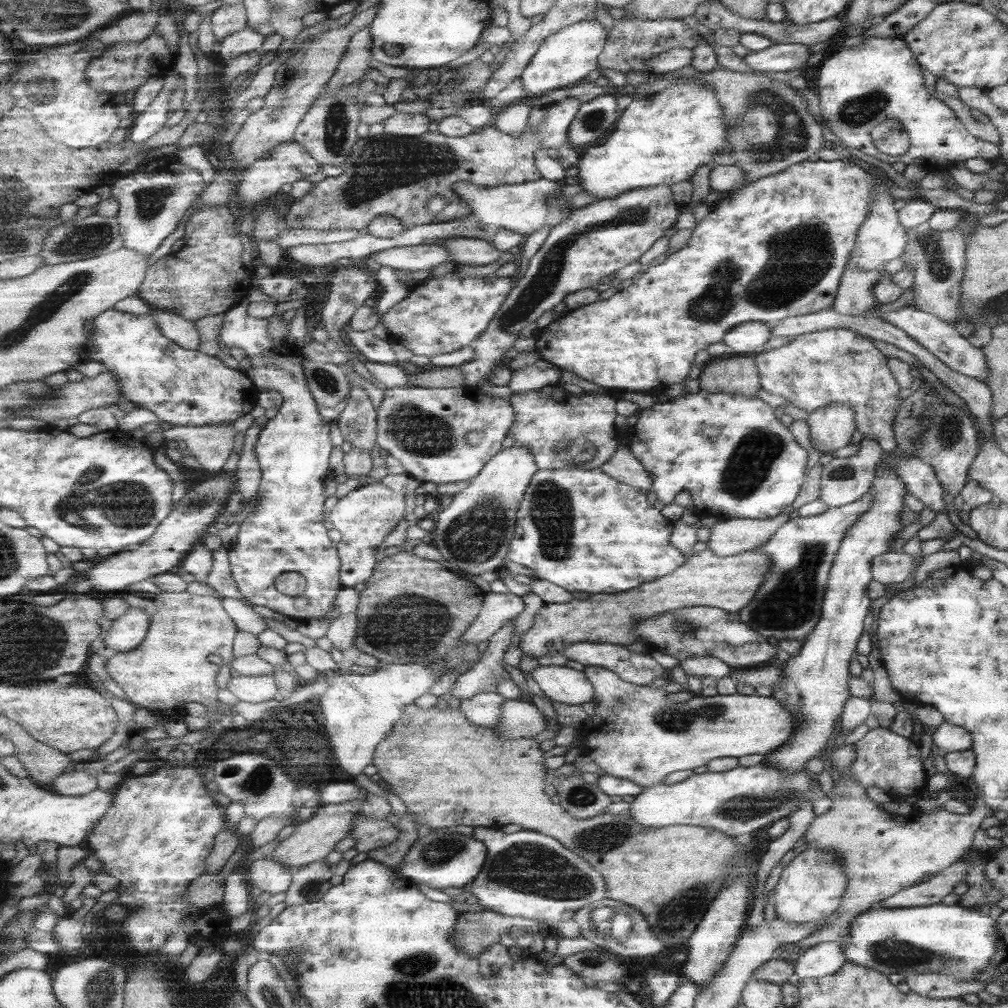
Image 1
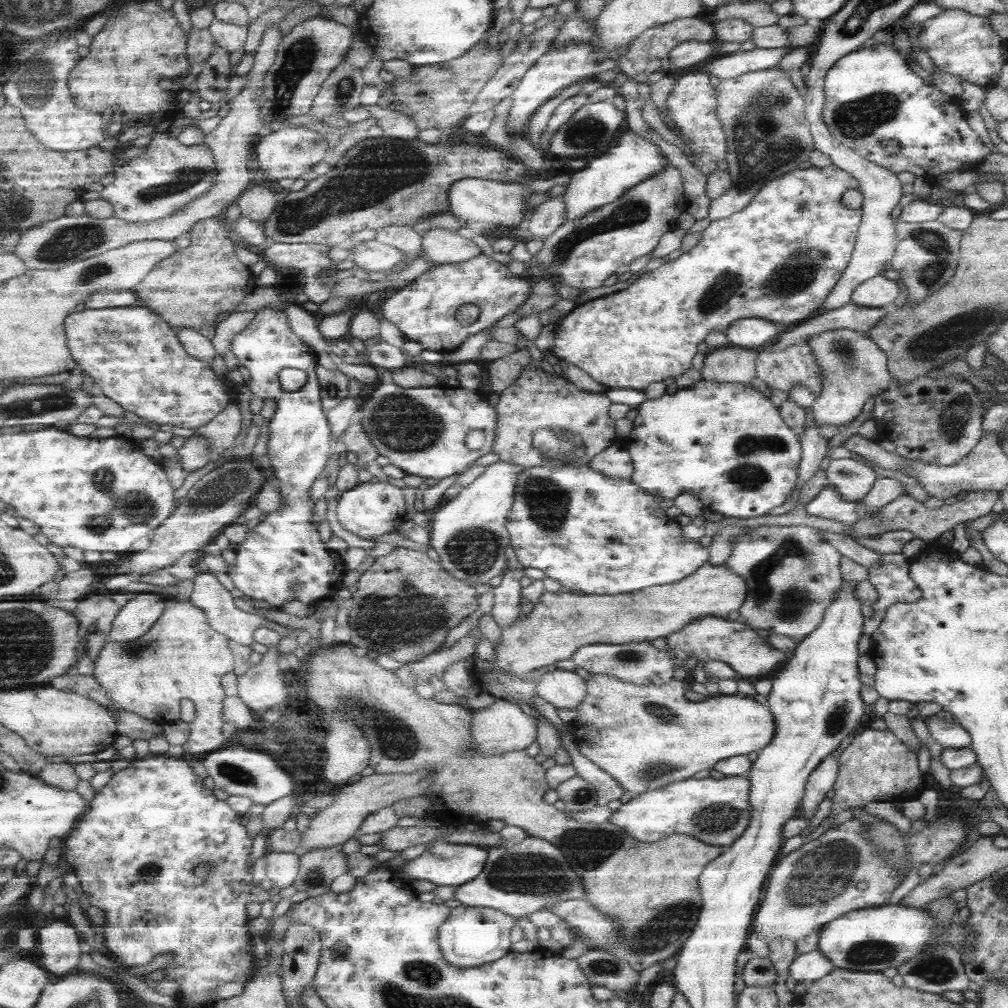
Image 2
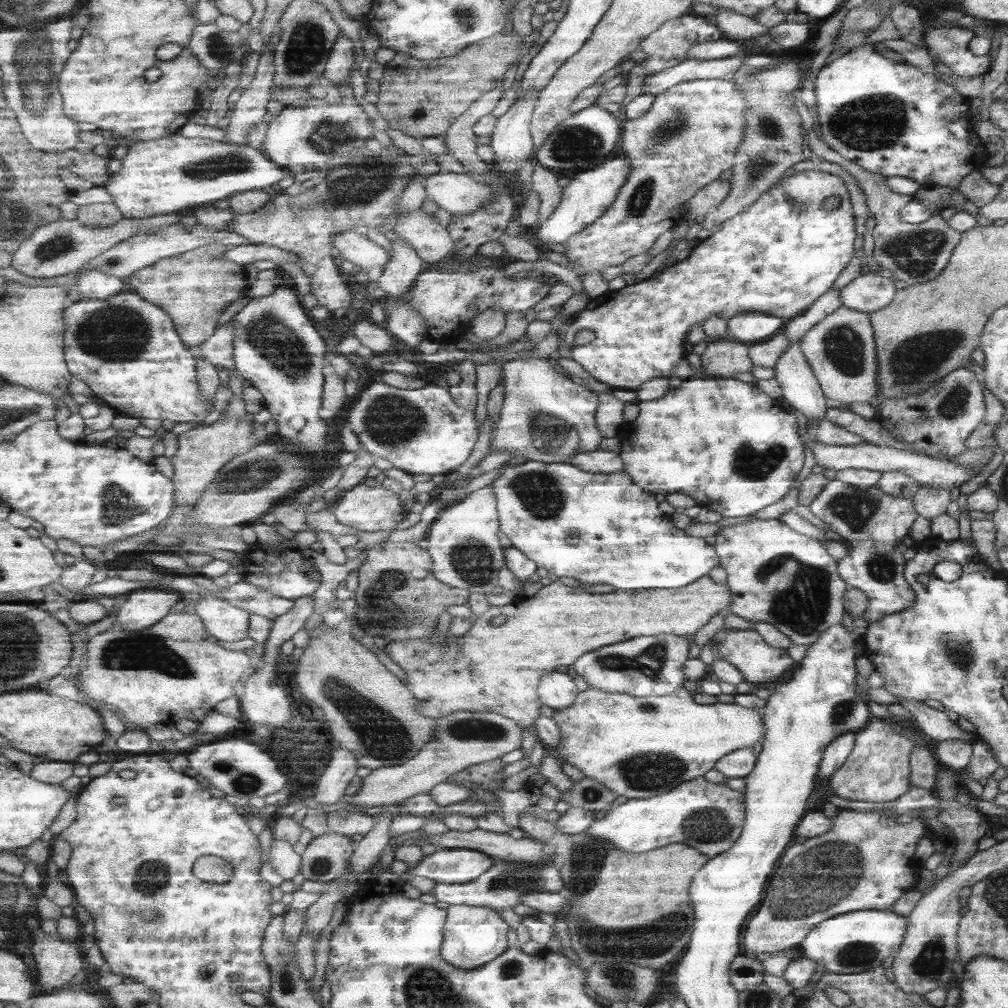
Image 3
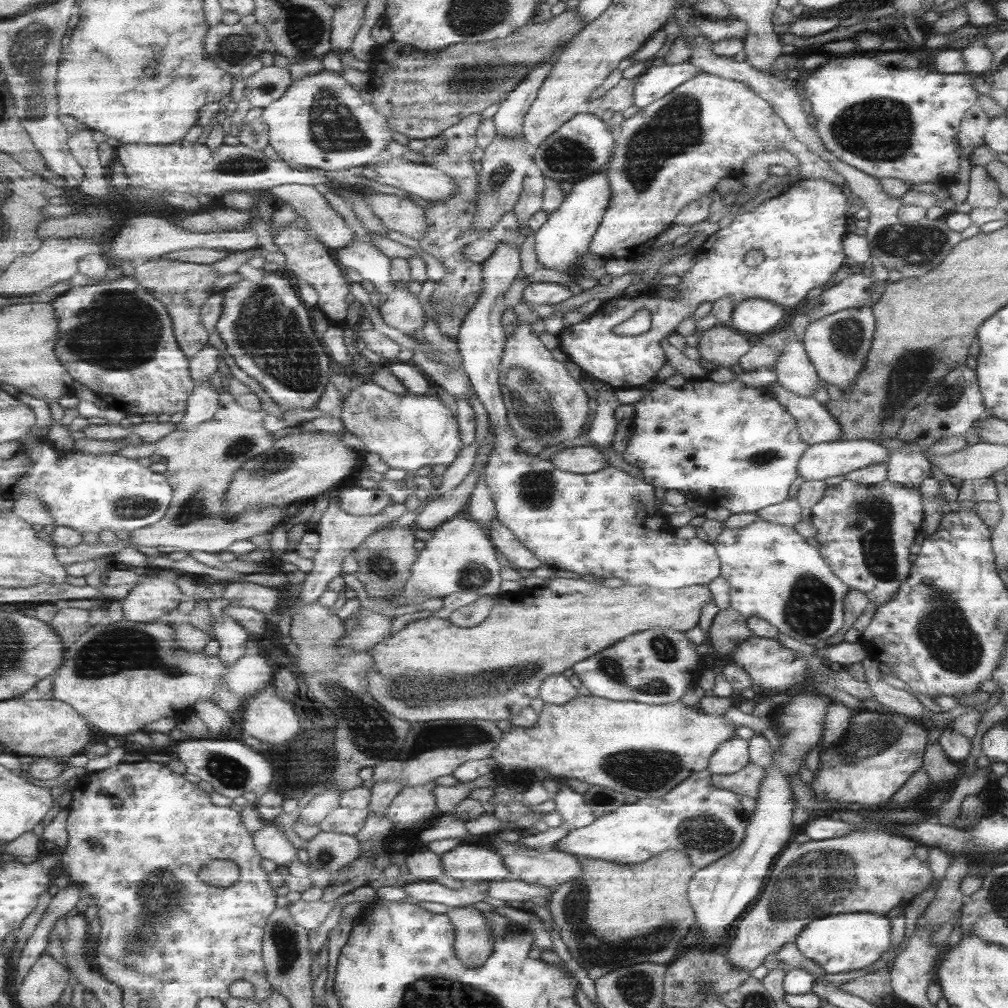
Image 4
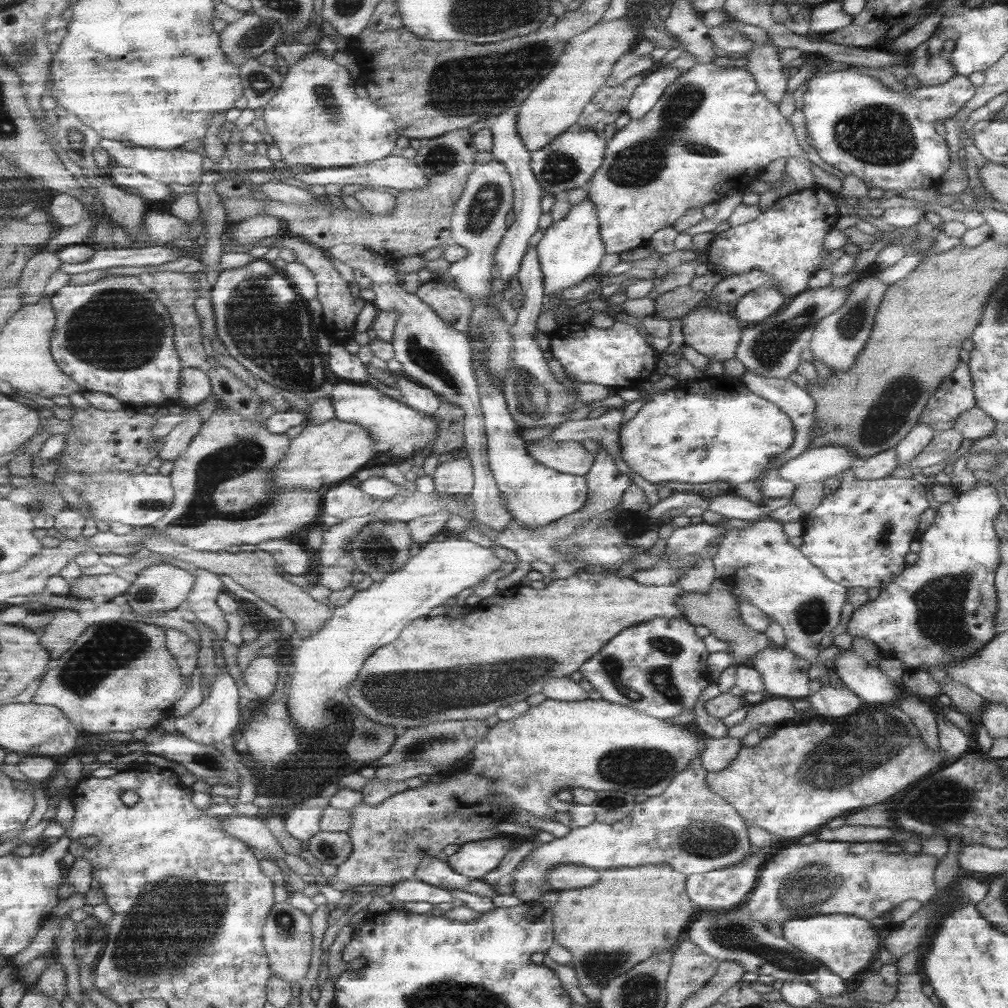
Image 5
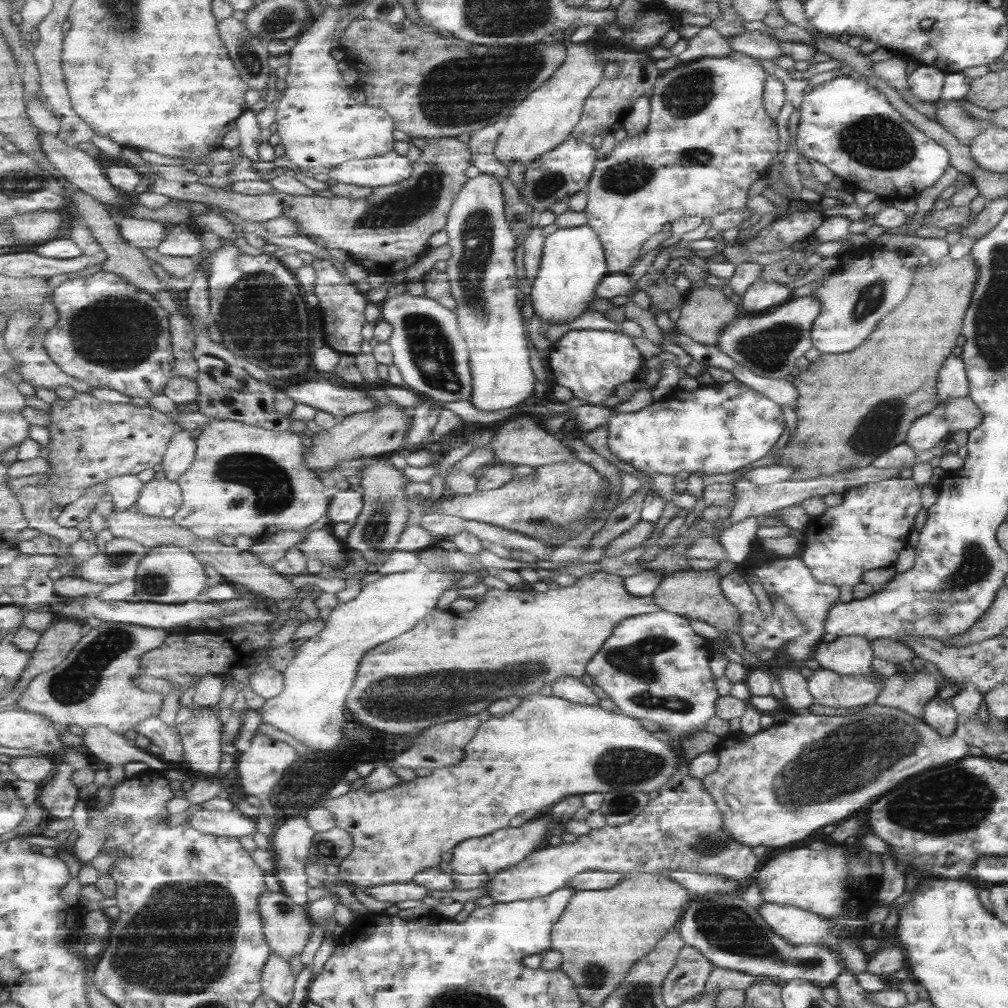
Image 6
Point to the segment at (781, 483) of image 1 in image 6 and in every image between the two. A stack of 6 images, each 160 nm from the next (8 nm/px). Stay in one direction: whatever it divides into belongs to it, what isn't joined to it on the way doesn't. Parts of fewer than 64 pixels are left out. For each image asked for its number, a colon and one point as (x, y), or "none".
2: (724, 443)
3: (722, 442)
4: (721, 436)
5: (678, 435)
6: (716, 430)

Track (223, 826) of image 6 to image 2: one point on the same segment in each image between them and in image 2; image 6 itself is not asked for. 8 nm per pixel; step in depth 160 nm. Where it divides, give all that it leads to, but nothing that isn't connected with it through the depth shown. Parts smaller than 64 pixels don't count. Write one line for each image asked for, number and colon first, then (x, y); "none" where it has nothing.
2: (282, 868)
3: (286, 862)
4: (273, 844)
5: (252, 830)

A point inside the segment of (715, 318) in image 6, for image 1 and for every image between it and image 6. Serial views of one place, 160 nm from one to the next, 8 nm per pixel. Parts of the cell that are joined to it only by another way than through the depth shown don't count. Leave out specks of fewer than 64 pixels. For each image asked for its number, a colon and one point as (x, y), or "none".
1: (738, 375)
2: (730, 364)
3: (722, 357)
4: (720, 345)
5: (715, 335)

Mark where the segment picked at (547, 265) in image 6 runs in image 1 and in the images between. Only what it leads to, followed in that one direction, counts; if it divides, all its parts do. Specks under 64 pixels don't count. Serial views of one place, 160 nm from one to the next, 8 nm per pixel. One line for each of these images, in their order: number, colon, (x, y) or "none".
1: (661, 140)
2: (631, 160)
3: (588, 196)
4: (567, 233)
5: (571, 249)

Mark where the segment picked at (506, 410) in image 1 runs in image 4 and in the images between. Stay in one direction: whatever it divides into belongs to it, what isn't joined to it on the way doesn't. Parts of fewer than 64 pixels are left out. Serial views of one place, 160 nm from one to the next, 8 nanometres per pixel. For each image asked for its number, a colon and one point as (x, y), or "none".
2: (422, 431)
3: (424, 431)
4: (408, 431)

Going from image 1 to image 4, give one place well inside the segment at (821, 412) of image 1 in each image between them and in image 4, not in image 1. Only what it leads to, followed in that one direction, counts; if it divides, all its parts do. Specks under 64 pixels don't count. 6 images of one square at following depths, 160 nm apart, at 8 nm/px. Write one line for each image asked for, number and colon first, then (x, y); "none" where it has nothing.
2: (853, 369)
3: (839, 349)
4: (836, 345)

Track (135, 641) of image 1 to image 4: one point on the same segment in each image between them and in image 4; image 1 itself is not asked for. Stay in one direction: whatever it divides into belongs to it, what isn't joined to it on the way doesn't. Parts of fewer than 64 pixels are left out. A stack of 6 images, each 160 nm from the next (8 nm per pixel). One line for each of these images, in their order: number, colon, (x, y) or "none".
2: (140, 615)
3: (145, 608)
4: (150, 601)

